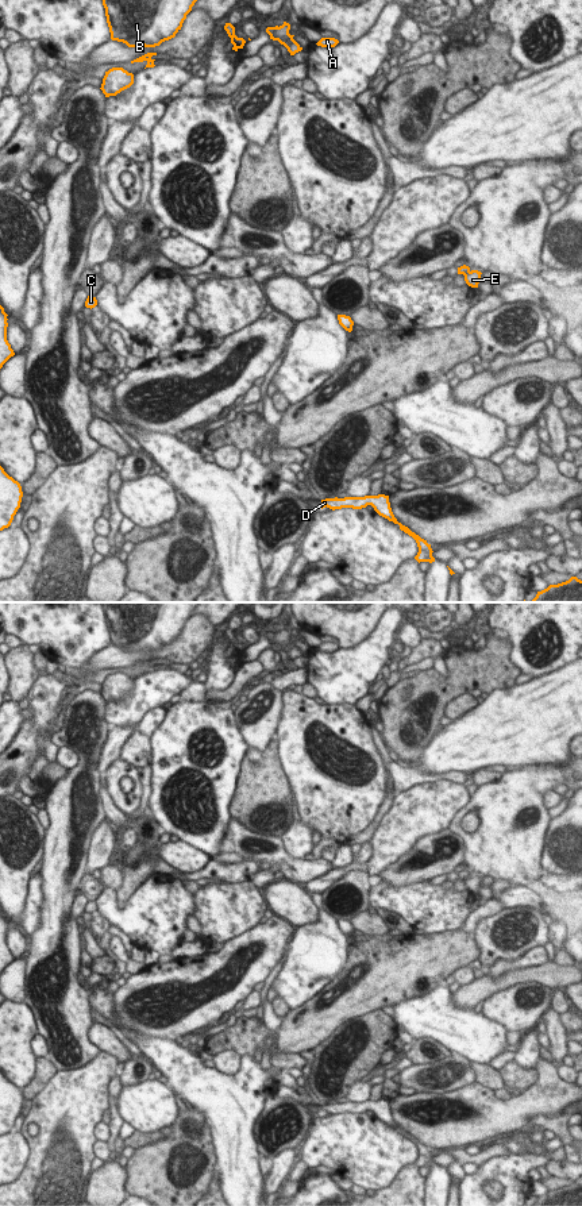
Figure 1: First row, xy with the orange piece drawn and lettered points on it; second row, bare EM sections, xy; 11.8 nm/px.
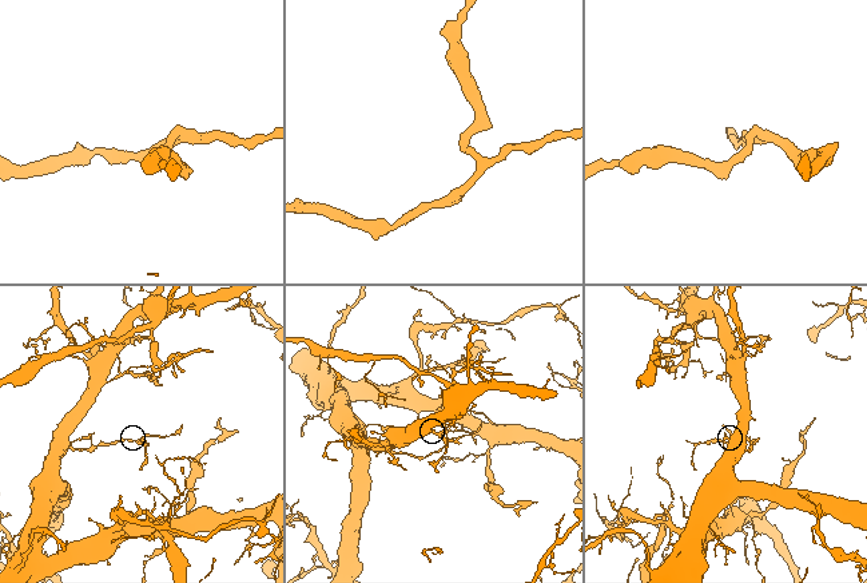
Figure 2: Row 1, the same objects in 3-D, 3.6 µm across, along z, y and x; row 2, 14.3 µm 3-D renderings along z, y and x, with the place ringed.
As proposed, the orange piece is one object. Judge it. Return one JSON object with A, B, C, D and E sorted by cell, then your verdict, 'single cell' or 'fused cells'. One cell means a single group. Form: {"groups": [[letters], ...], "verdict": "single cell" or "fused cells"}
{"groups": [["A", "B", "C", "D", "E"]], "verdict": "single cell"}

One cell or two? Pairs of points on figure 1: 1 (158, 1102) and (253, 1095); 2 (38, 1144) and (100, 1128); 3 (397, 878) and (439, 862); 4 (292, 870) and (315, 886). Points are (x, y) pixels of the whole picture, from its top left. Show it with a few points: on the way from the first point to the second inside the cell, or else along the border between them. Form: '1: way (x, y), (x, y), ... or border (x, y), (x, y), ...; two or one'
1: border (164, 1083), (173, 1094); two
2: border (100, 1120), (95, 1126), (96, 1139); two
3: way (408, 870), (428, 864); one
4: border (331, 869), (305, 883); two

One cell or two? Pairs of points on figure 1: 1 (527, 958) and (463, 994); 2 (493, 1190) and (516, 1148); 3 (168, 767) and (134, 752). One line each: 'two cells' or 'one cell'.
1: two cells
2: two cells
3: two cells

